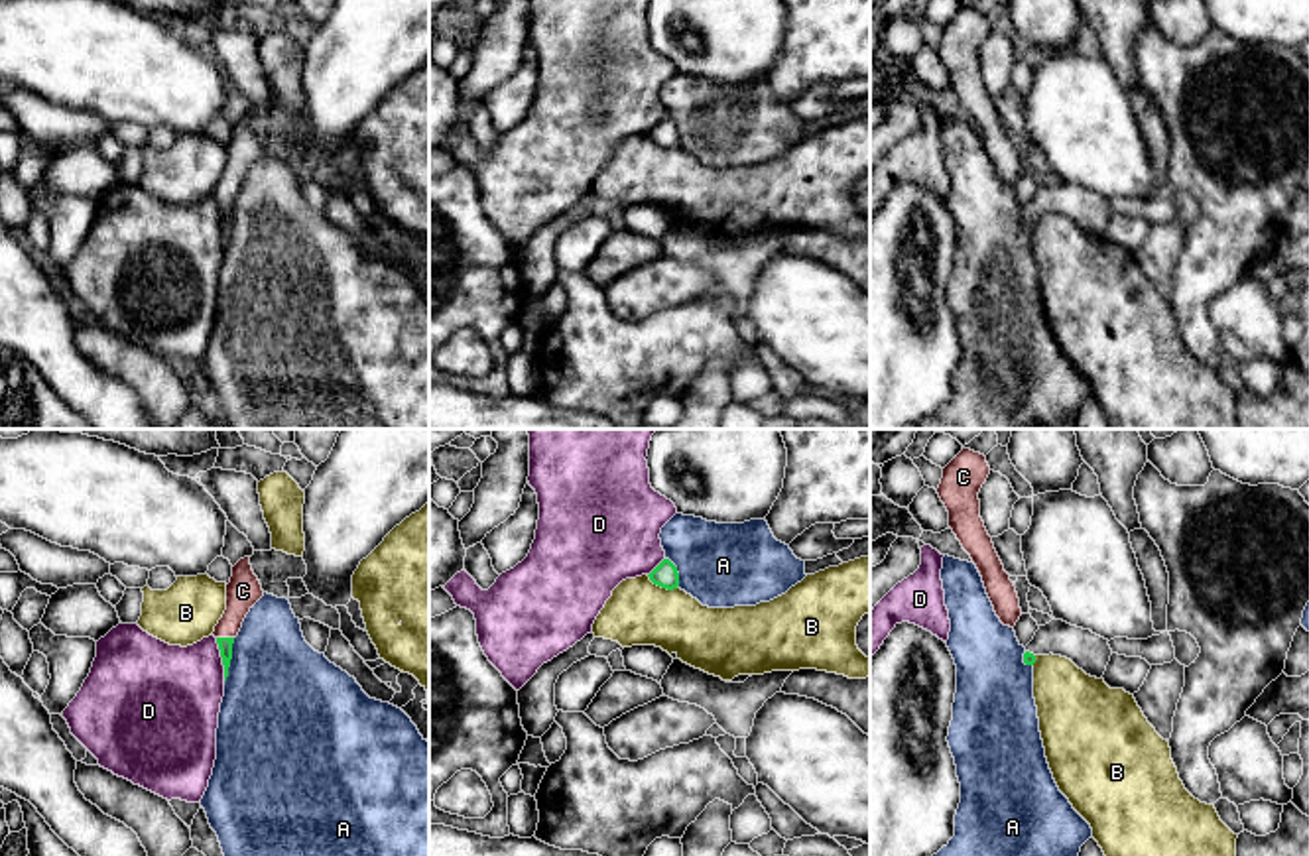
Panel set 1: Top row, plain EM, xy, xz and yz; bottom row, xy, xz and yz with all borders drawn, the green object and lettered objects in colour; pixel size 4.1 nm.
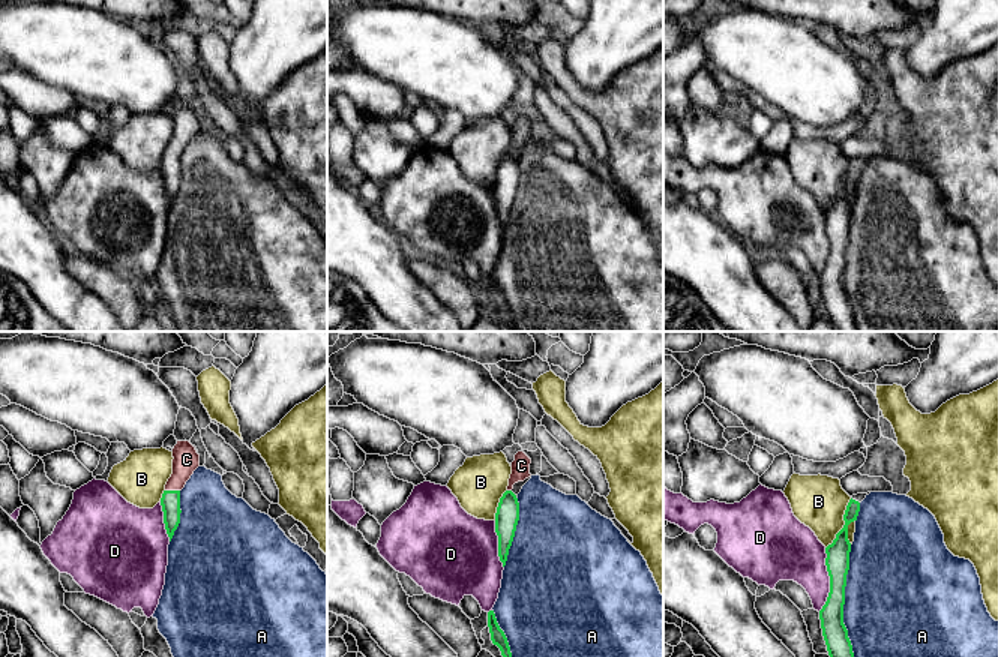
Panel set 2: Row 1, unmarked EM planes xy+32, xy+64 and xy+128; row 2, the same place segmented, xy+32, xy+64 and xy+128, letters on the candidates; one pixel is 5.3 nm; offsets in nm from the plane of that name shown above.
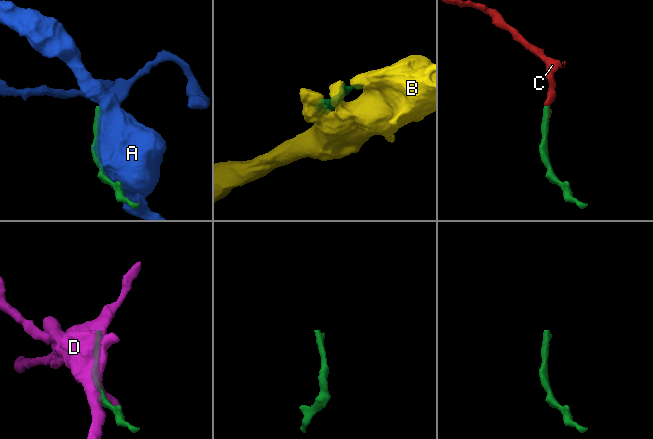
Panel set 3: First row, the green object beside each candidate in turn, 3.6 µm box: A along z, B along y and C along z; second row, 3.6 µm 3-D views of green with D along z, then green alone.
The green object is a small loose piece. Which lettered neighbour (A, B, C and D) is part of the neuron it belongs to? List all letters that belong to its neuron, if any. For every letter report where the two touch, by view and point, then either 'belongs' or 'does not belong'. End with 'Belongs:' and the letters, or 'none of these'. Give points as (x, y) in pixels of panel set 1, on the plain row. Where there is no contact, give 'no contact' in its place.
A: xy (231, 217) | does not belong
B: xz (662, 146) | does not belong
C: xy (225, 197) | belongs
D: xy (223, 219) | does not belong
Belongs: C

